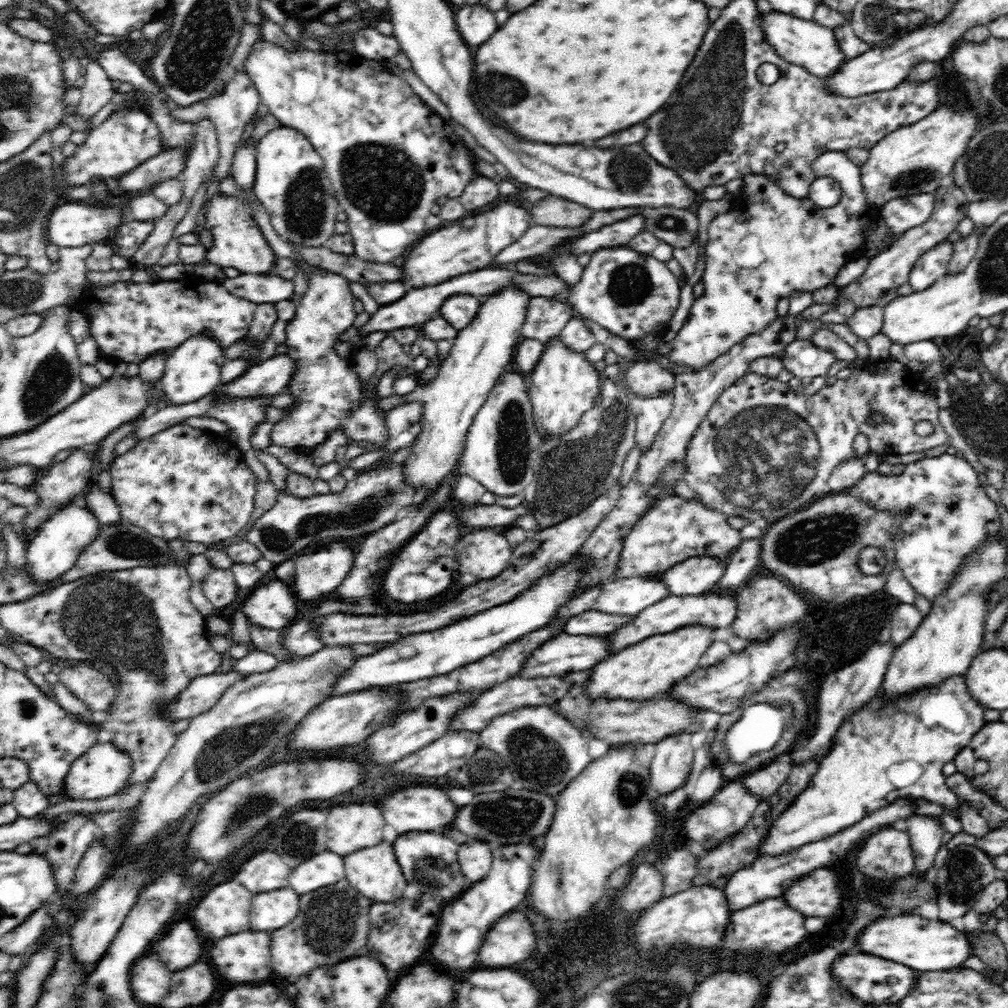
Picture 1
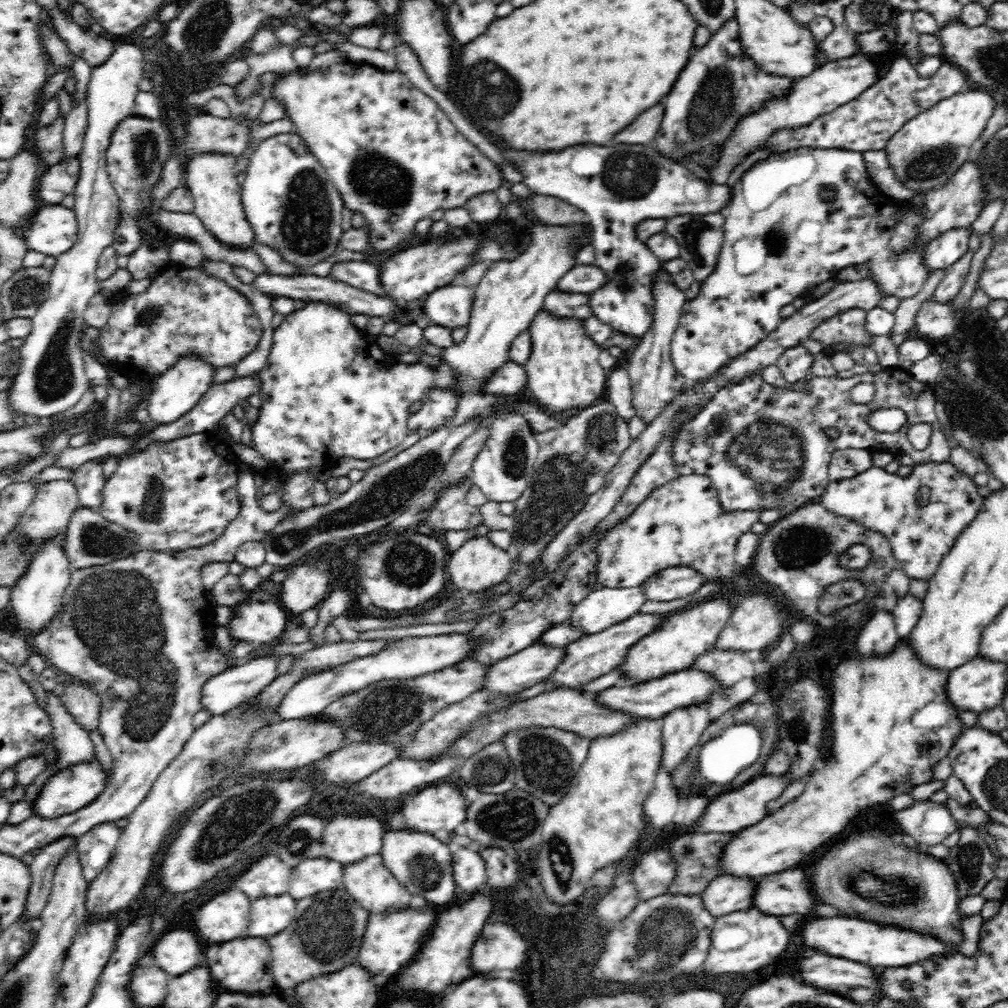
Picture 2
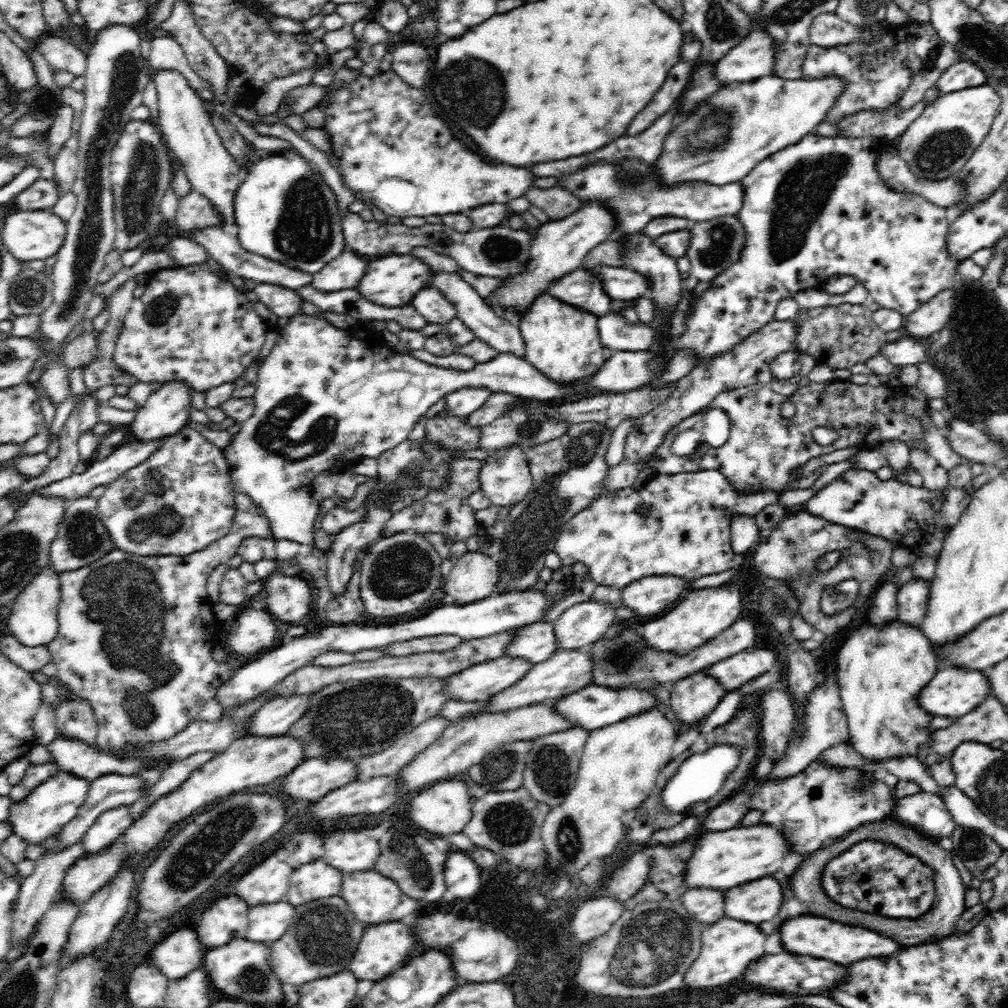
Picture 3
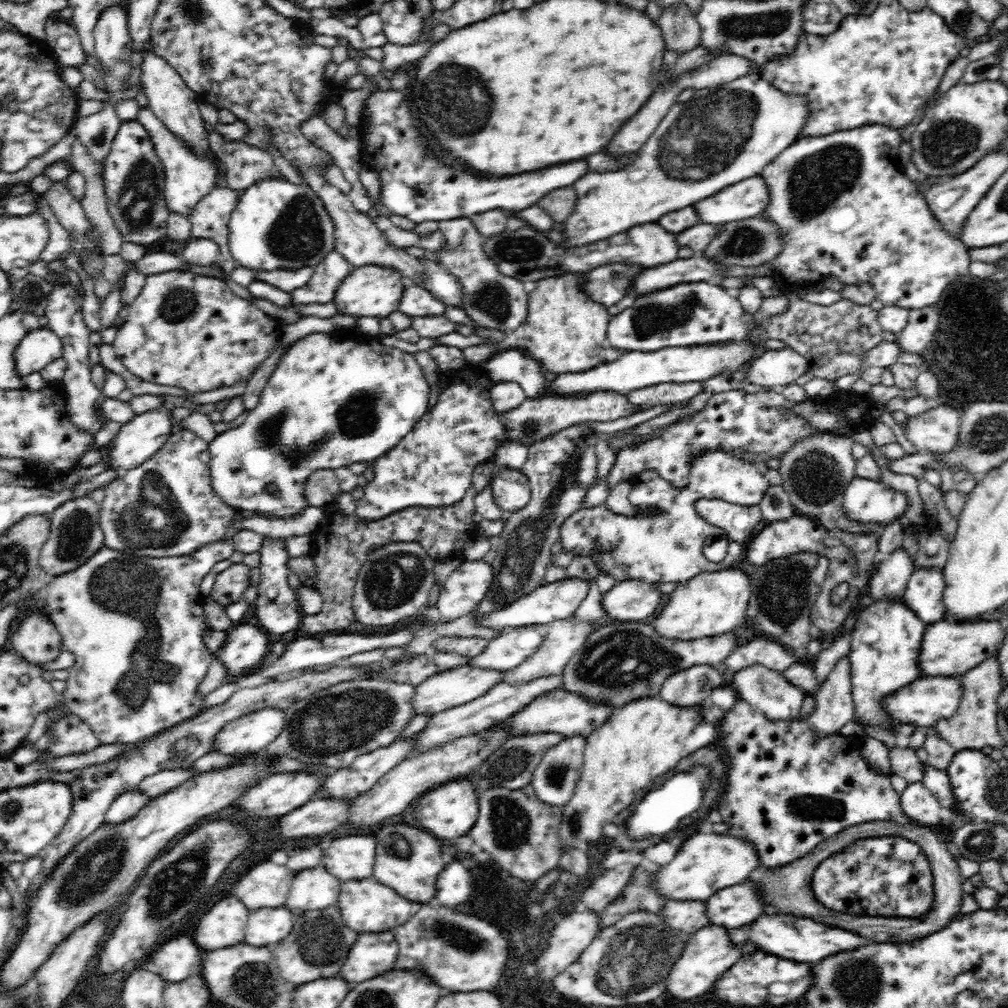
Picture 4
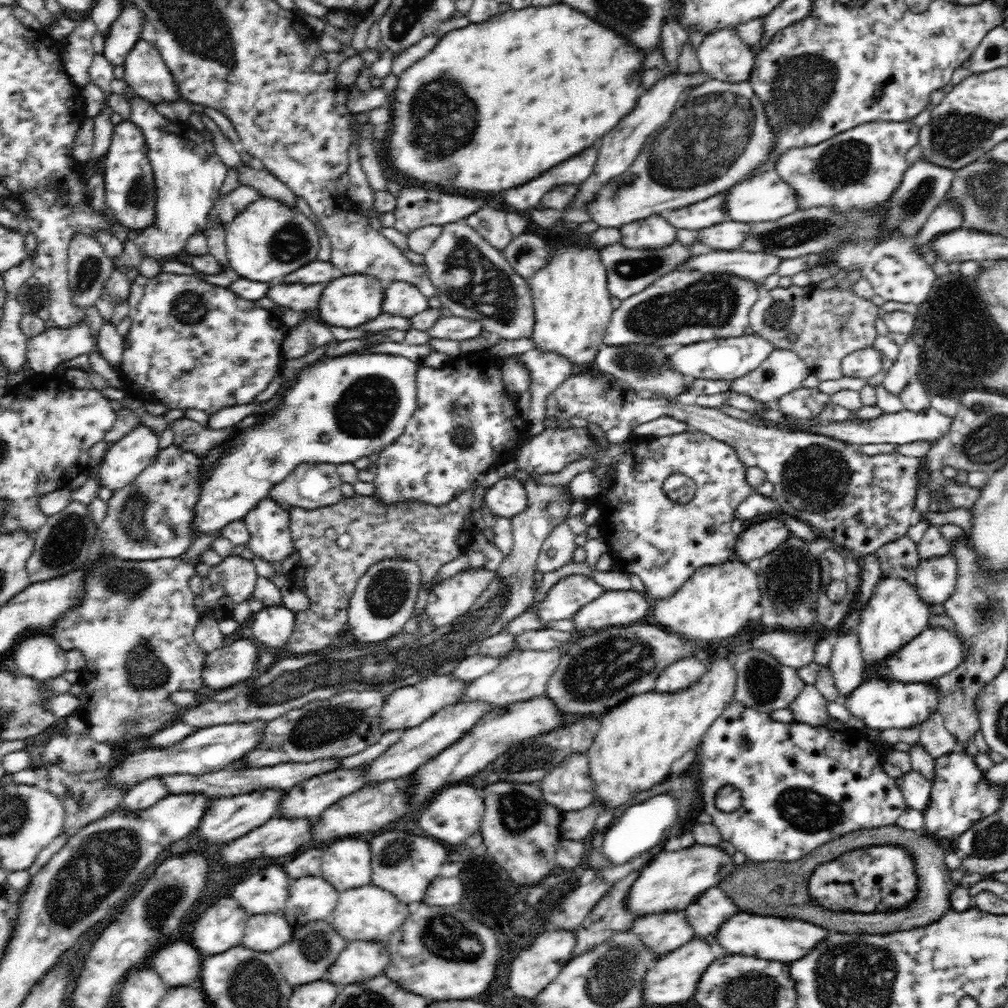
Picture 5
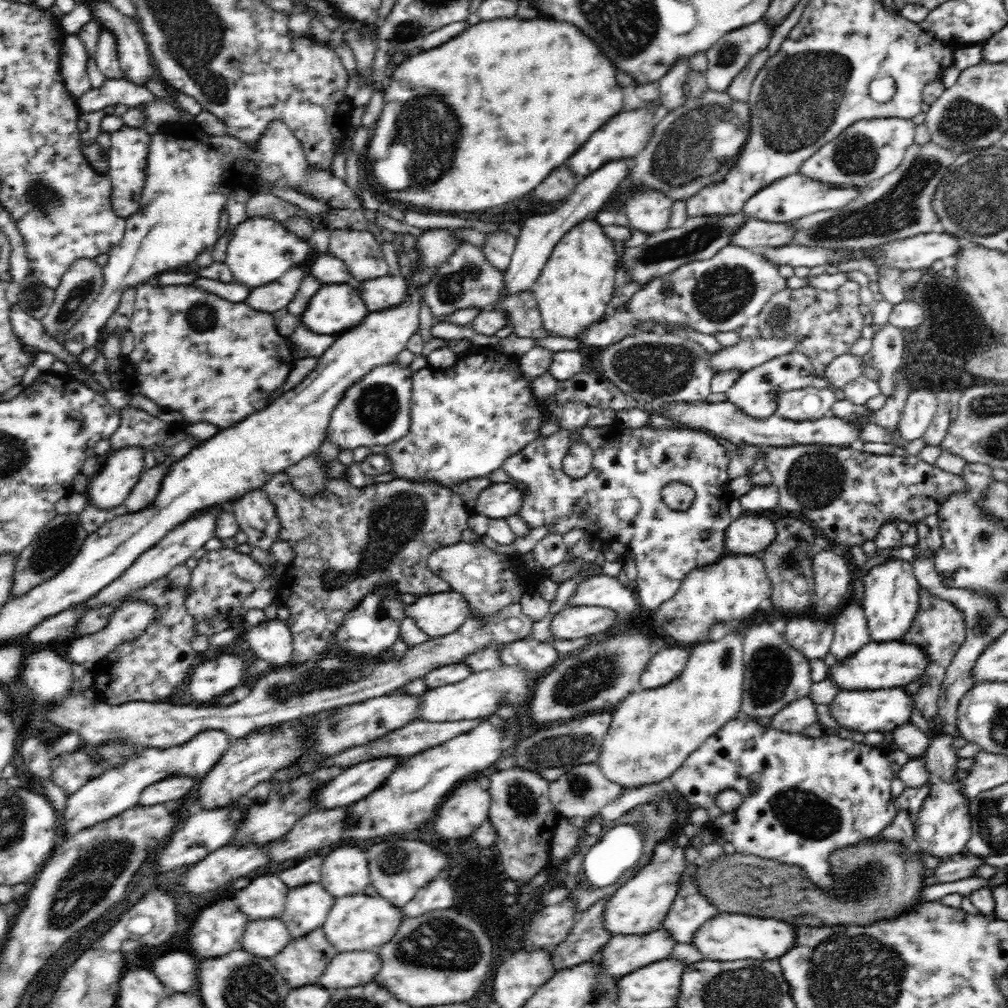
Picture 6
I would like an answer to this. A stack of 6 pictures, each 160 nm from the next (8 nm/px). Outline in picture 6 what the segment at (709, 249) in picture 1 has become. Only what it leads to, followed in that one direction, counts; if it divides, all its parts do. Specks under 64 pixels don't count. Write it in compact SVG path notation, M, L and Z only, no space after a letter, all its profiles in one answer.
M894 117L858 120L808 157L799 173L842 188L865 188L870 182L890 174L902 162L908 146L914 142L914 128L912 119Z

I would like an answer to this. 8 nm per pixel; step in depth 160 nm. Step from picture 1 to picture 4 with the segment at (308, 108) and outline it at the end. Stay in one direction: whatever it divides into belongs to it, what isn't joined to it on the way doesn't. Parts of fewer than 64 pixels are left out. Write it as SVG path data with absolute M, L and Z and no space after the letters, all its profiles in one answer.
M382 90L368 97L363 108L363 162L376 172L381 178L381 204L388 208L393 214L405 216L416 225L426 220L436 222L466 218L472 215L488 212L489 210L501 209L511 214L517 211L538 205L542 196L546 196L554 189L573 185L580 180L586 173L590 172L586 166L586 160L576 160L560 166L552 166L546 170L536 170L530 174L518 174L510 178L482 178L474 176L466 169L458 170L458 167L446 166L440 162L432 150L428 156L428 143L424 136L420 134L420 129L416 128L417 122L413 116L411 102L408 93L405 91Z

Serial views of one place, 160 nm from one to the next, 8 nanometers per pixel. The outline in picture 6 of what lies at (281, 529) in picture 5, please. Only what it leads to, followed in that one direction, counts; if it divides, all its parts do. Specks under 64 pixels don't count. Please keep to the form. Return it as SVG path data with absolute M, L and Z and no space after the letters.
M261 489L245 495L232 502L231 512L239 527L248 535L248 544L266 550L278 536L276 510Z

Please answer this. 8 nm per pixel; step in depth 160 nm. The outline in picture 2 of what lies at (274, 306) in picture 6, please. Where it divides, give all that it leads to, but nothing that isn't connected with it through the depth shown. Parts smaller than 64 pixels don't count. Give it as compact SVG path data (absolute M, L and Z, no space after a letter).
M348 260L336 262L329 270L328 277L334 281L345 282L354 288L370 291L378 296L384 296L380 287L378 266L370 260Z

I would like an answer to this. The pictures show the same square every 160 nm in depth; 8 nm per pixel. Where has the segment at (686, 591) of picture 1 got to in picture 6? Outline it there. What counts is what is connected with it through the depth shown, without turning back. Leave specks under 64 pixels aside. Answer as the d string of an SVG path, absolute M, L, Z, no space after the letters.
M567 606L550 620L550 639L574 640L604 632L622 615L600 606Z

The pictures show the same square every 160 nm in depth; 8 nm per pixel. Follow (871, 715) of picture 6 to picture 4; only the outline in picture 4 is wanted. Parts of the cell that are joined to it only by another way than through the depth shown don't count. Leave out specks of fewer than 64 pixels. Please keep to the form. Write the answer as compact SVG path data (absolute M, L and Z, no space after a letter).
M920 677L914 682L886 694L880 702L885 716L897 724L914 727L934 727L939 721L951 718L960 706L960 681L954 677Z

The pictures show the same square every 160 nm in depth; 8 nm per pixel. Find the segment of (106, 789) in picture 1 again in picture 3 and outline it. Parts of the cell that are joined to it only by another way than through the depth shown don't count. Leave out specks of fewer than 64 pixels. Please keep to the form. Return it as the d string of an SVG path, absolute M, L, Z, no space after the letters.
M64 771L56 772L46 782L34 787L26 798L12 802L8 818L14 835L26 844L41 845L57 835L77 814L88 794L89 782Z

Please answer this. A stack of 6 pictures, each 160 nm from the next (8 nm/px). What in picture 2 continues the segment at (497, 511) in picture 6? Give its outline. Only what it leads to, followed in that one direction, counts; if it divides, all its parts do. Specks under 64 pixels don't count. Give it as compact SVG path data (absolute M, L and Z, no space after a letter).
M508 411L486 423L490 427L490 438L486 446L476 456L471 467L474 485L485 494L491 502L514 502L531 482L533 467L539 454L539 445L535 433L518 411Z

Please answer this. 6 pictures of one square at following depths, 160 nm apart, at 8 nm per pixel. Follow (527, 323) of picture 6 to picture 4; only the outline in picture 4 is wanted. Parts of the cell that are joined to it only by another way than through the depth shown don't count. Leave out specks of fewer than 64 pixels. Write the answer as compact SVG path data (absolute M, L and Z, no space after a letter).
M469 217L445 220L439 222L439 230L443 235L444 246L434 250L436 262L446 267L452 272L456 281L460 283L462 289L462 306L460 308L475 322L479 327L484 327L488 331L504 331L504 334L515 331L525 320L528 314L529 305L529 285L514 278L506 276L500 272L499 266L487 255L483 249L485 238L477 232L477 228Z

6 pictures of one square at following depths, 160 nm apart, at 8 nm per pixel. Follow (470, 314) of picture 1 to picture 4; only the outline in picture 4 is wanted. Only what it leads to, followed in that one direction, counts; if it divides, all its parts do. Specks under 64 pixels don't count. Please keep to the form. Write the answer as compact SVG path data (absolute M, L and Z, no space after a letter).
M407 283L407 286L402 290L398 311L411 317L438 316L438 314L444 313L444 305L425 288L416 286L414 283Z

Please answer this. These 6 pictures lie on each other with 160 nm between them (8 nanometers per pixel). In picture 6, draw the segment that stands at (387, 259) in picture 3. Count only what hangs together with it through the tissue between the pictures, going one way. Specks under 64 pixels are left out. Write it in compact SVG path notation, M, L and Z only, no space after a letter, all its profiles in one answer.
M344 283L322 285L299 318L306 329L316 334L337 336L358 326L368 313L354 284Z

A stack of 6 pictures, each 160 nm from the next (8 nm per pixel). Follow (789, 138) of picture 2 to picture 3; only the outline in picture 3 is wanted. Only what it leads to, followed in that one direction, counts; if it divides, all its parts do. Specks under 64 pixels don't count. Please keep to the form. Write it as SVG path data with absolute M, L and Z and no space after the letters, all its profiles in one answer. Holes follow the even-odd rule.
M960 60L940 75L937 86L946 95L970 86L986 85L987 80L987 74L977 64ZM921 101L912 110L904 113L899 110L899 104L884 113L862 111L847 116L837 124L838 130L841 130L839 136L848 138L875 136L875 138L884 139L889 144L900 132L904 132L925 108L925 104Z

